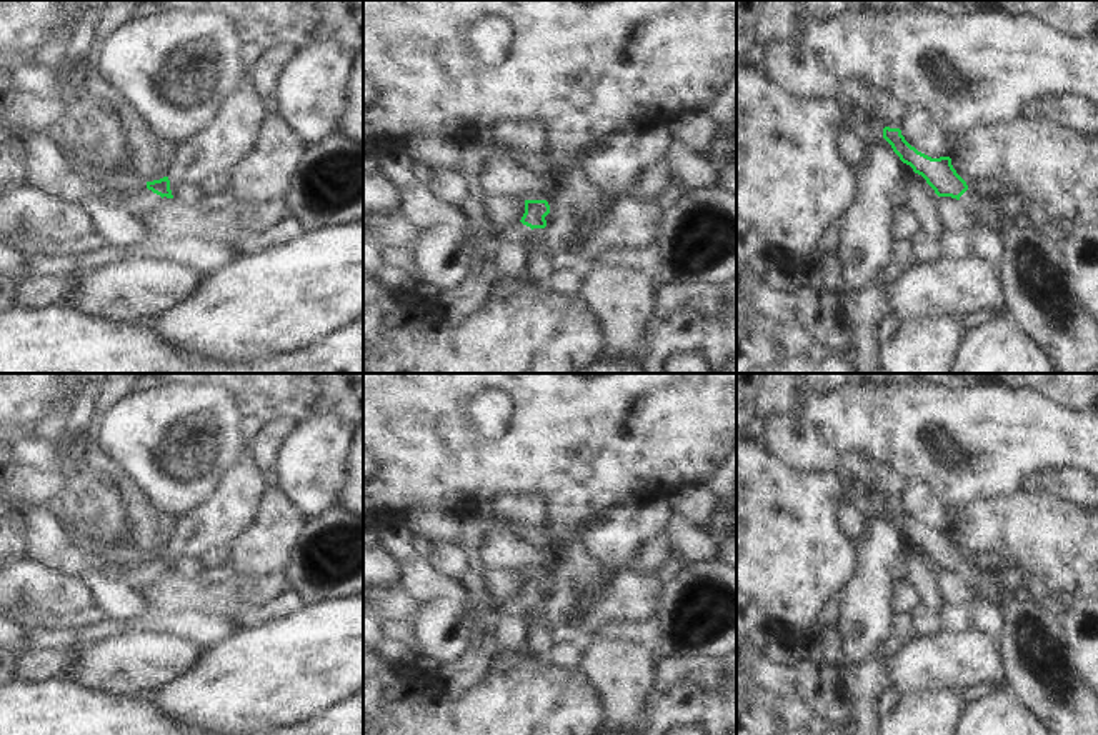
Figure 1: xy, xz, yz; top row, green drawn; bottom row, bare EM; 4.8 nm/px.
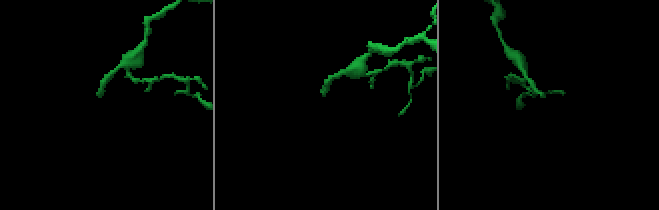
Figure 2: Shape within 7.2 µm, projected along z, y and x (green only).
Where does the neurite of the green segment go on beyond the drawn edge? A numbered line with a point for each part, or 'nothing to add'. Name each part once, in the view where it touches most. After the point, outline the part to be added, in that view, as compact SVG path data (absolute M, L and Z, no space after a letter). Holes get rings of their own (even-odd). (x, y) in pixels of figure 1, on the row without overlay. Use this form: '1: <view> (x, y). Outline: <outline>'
1: xy (145, 575). Outline: M145 562L135 572L123 573L123 580L138 593L158 582L162 570Z

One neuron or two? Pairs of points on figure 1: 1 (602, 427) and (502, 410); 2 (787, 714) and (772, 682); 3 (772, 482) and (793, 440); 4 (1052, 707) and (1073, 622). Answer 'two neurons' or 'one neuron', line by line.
1: two neurons
2: two neurons
3: two neurons
4: two neurons

